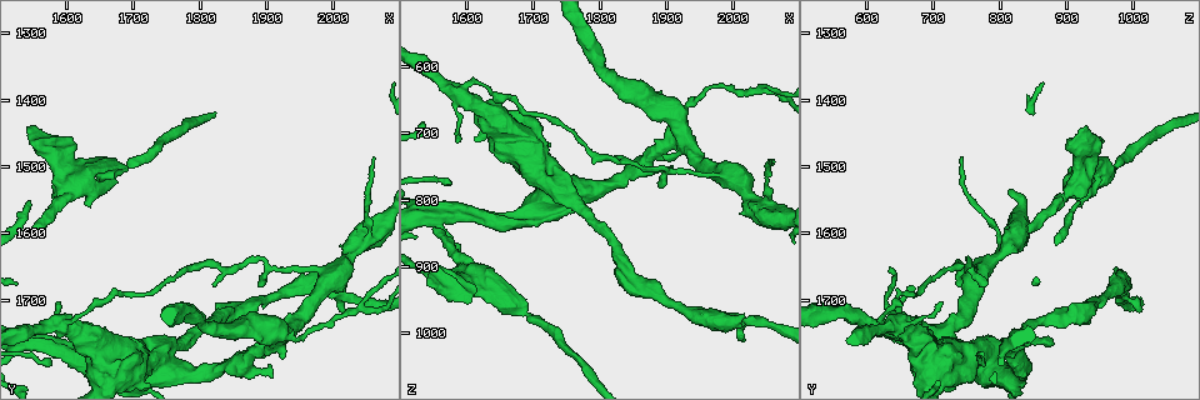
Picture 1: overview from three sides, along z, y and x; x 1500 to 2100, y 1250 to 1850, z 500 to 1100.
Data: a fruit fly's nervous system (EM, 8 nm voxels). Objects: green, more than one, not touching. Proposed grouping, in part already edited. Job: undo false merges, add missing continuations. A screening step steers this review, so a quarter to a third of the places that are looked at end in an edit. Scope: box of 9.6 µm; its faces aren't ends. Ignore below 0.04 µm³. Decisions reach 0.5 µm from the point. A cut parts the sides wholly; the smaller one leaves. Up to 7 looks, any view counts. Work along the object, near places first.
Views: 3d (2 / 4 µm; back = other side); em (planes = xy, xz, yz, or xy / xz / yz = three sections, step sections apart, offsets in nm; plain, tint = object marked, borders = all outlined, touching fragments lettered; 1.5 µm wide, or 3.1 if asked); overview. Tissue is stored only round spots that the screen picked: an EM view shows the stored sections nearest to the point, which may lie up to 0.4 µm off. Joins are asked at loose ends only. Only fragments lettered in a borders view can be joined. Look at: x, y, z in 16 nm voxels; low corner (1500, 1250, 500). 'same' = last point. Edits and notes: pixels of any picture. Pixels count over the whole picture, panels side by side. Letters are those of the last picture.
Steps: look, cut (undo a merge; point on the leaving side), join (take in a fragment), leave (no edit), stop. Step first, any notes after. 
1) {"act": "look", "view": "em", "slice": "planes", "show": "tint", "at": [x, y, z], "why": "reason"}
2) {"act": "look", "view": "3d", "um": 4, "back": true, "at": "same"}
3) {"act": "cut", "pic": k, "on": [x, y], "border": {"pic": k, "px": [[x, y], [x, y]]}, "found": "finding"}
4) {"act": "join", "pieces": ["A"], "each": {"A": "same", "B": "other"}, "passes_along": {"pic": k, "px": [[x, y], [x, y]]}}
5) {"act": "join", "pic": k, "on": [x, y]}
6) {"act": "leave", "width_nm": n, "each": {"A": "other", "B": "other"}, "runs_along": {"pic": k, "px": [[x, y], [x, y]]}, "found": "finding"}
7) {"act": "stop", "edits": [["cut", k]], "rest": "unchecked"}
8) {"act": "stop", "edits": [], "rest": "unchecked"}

{"act": "look", "view": "em", "slice": "planes", "show": "borders", "at": [1830, 1725, 895], "why": "calibre changes"}

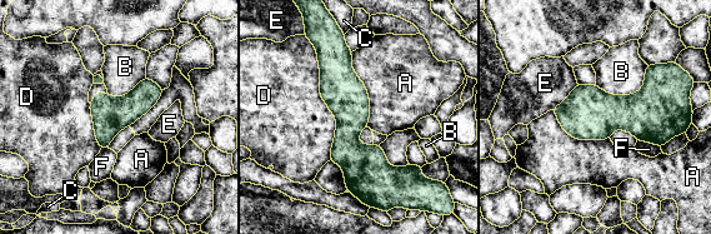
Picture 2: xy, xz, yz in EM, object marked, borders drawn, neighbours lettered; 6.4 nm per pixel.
{"act": "leave", "each": {"A": "other", "B": "other", "C": "other", "D": "other", "E": "other", "F": "other"}, "found": "all the same cell"}

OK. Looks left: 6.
{"act": "look", "view": "em", "slice": "yz", "step": 4, "show": "plain", "at": [2020, 1650, 975], "why": "thick end"}

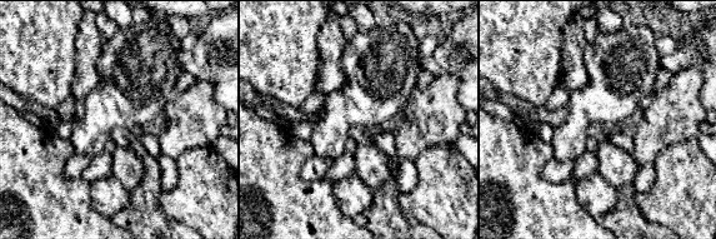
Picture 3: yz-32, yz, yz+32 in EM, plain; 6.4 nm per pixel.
{"act": "look", "view": "em", "slice": "yz", "step": 4, "show": "borders", "at": "same"}

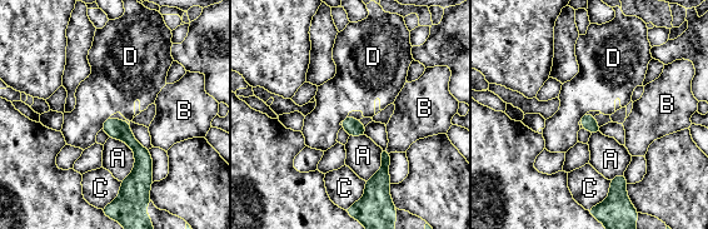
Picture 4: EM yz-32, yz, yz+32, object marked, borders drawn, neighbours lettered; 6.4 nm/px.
{"act": "leave", "longest_contact_nm": ["A", 300], "each": {"A": "other", "B": "other", "C": "other", "D": "other"}, "border": {"pic": 4, "px": [[109, 117], [101, 128]]}, "found": "none of them fits"}

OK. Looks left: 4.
{"act": "look", "view": "em", "slice": "planes", "show": "borders", "at": [2060, 1480, 745], "why": "an open end"}

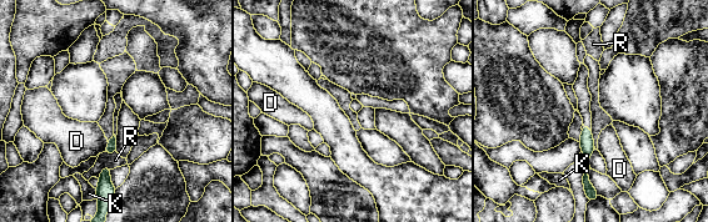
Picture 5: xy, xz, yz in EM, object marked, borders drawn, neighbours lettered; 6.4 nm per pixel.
{"act": "leave", "each": {"D": "other", "K": "other", "R": "other"}, "runs_along": {"pic": 5, "px": [[586, 127], [587, 185]]}, "found": "no lettered fragment goes on from it"}

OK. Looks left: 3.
{"act": "stop", "edits": [], "rest": "unchecked"}

